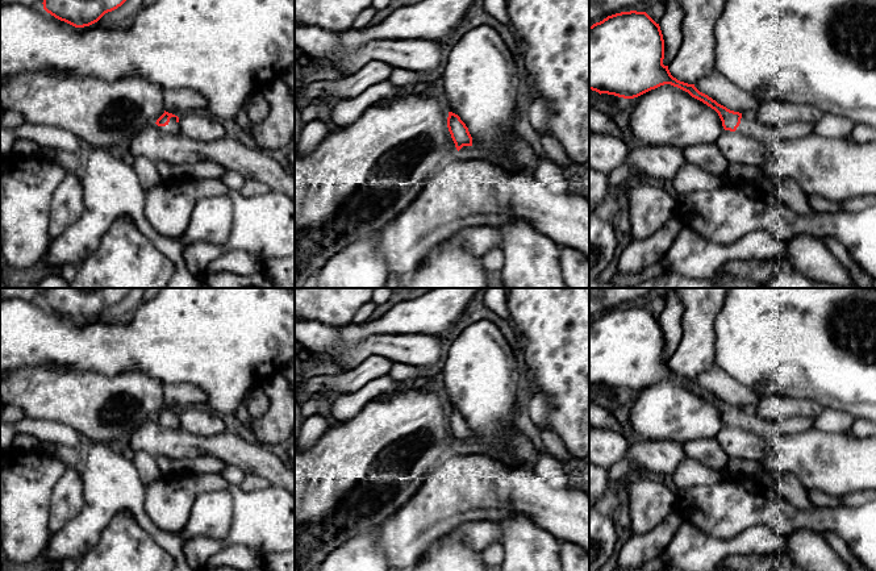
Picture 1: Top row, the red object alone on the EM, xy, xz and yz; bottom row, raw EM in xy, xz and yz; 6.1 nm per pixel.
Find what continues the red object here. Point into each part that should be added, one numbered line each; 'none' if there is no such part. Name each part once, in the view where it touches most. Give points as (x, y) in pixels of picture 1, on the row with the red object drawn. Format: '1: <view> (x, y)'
1: xy (172, 128)

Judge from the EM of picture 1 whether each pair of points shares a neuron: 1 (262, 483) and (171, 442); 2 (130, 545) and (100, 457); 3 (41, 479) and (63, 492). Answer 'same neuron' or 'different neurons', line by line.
1: different neurons
2: different neurons
3: different neurons

